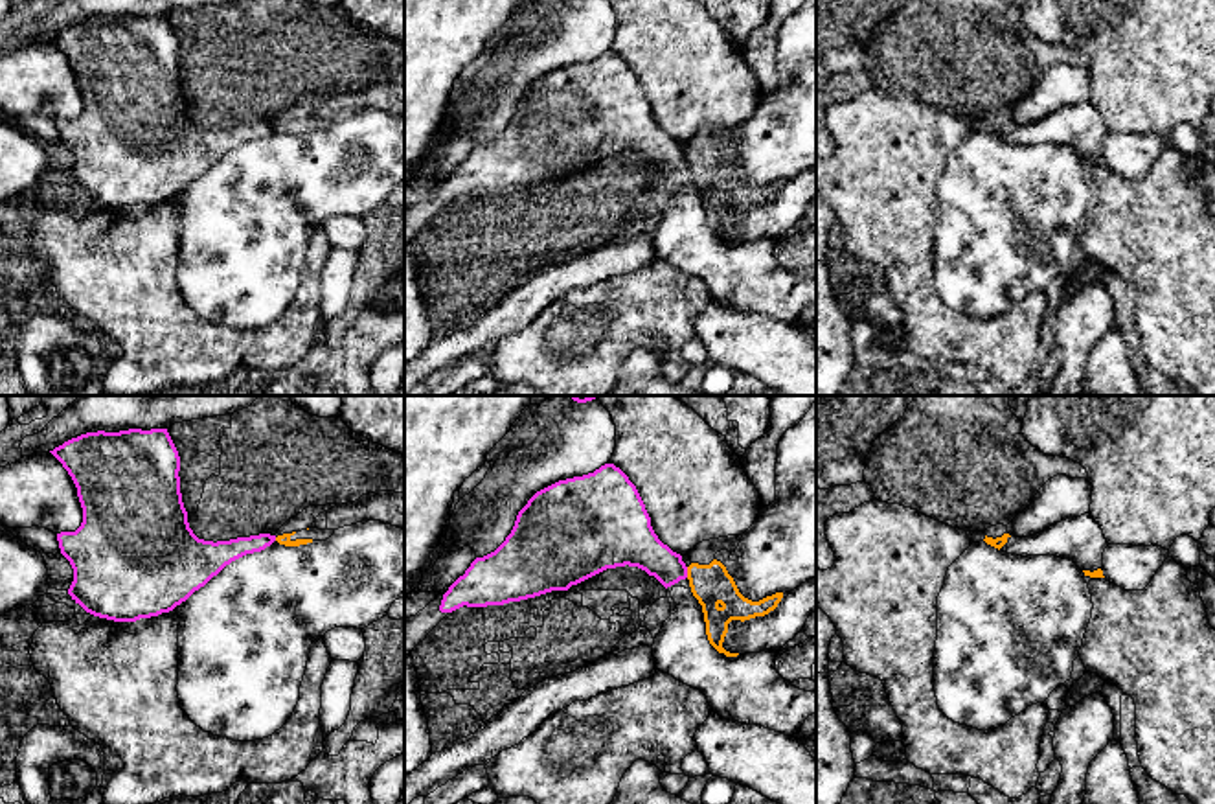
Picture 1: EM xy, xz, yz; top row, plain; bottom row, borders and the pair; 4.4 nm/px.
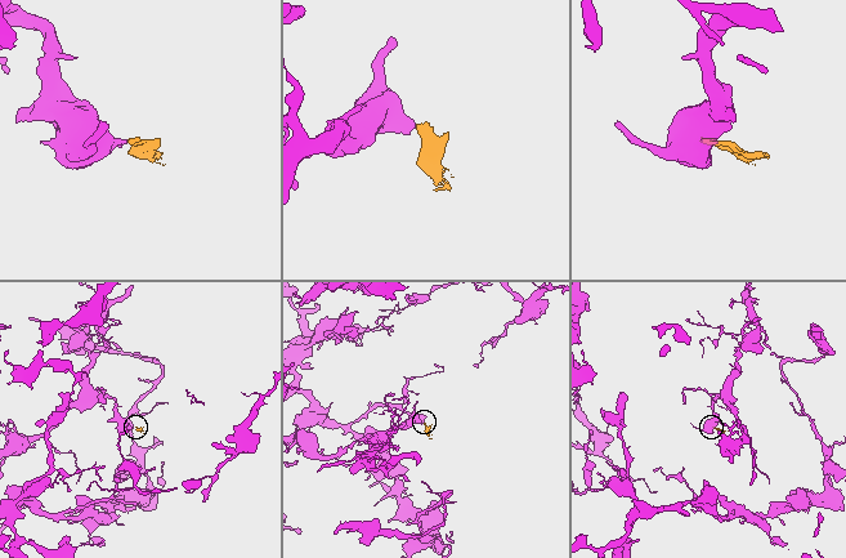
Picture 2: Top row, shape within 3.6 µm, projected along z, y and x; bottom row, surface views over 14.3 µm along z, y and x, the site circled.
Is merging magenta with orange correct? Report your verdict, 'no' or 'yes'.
no

